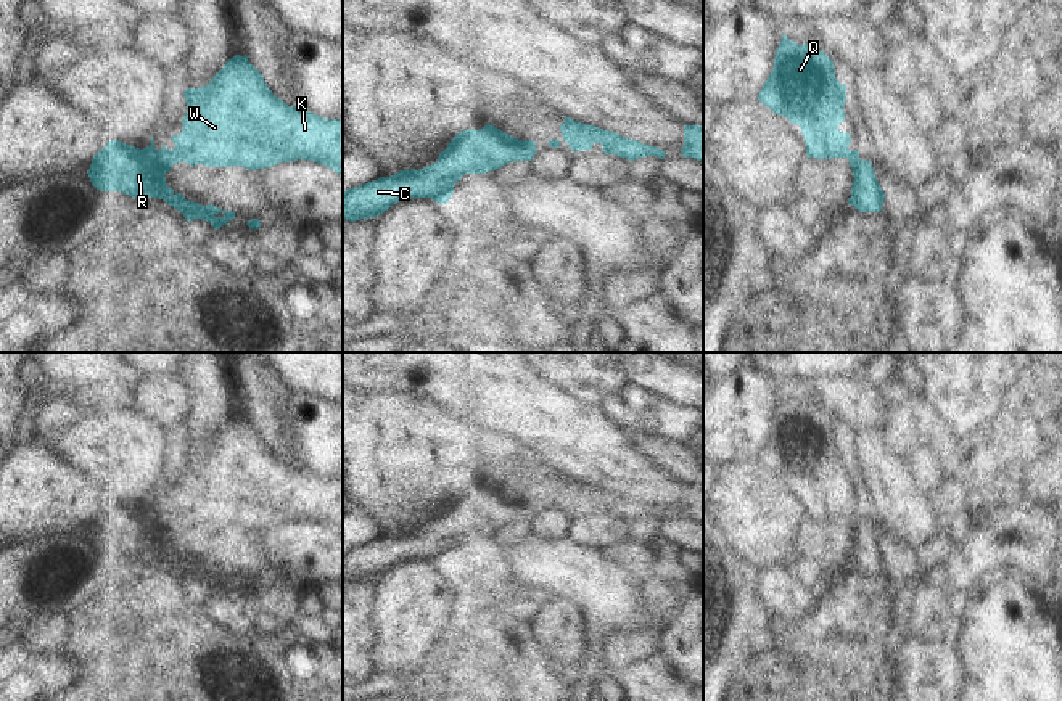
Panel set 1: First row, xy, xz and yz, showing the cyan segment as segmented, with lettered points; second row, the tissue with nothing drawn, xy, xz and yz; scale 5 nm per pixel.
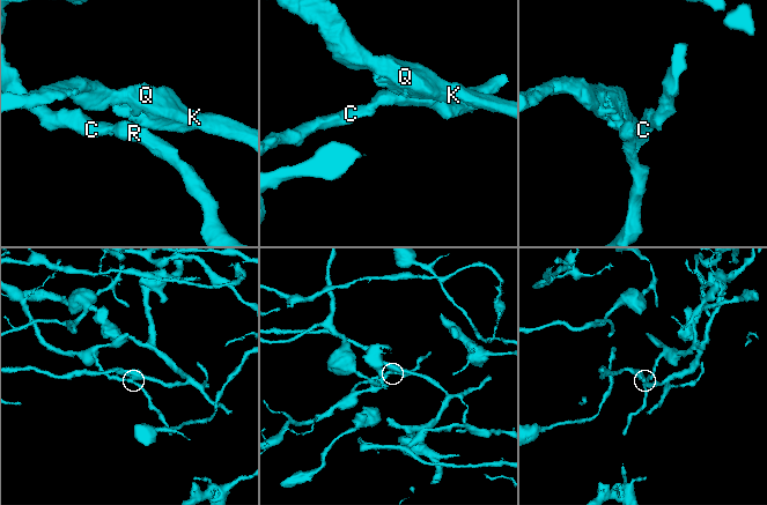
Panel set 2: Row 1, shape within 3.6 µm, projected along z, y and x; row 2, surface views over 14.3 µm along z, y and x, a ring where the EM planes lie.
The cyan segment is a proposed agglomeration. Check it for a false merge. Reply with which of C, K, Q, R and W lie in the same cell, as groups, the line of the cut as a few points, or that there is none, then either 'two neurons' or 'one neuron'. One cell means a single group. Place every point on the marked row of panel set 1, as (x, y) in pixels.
C R / K Q W; cut in xy along (140, 150), (155, 155), (171, 166); two neurons

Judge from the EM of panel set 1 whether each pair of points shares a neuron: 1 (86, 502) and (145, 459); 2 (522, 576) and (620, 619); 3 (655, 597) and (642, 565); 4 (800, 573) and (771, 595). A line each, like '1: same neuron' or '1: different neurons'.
1: different neurons
2: same neuron
3: different neurons
4: different neurons

